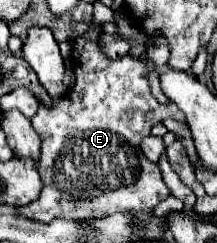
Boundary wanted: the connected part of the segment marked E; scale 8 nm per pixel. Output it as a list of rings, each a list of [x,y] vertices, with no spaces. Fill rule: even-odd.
[[[93,23],[85,35],[73,41],[73,71],[79,81],[61,99],[53,101],[55,105],[51,109],[39,105],[39,111],[31,119],[43,141],[43,159],[39,161],[43,189],[37,201],[19,207],[23,217],[35,217],[35,221],[47,223],[57,217],[107,217],[127,209],[151,213],[153,207],[169,195],[159,167],[143,157],[139,141],[163,119],[175,119],[187,125],[185,113],[175,103],[169,101],[167,105],[161,105],[151,95],[147,75],[147,65],[151,65],[151,61],[147,57],[137,59],[127,55],[111,61],[99,47],[101,35],[103,25]],[[73,159],[75,167],[71,165],[71,169],[65,169],[63,163],[73,163]]]

